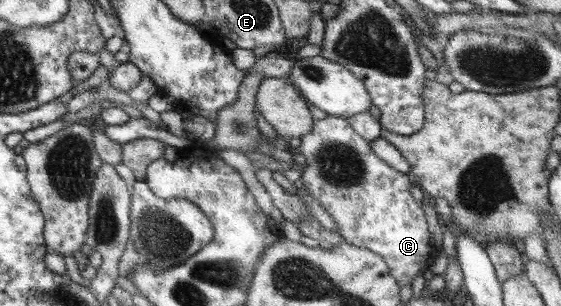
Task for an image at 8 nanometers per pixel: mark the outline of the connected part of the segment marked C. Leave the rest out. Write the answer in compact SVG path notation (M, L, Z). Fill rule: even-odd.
M334 115L314 122L313 130L301 137L300 146L295 152L300 158L298 167L302 170L300 179L305 184L304 188L321 203L338 226L336 239L352 243L353 246L365 247L380 255L398 282L412 286L412 279L424 268L424 264L433 261L436 254L432 254L434 250L430 246L426 216L410 194L408 176L394 170L394 167L382 159L370 143L352 128L347 118Z

